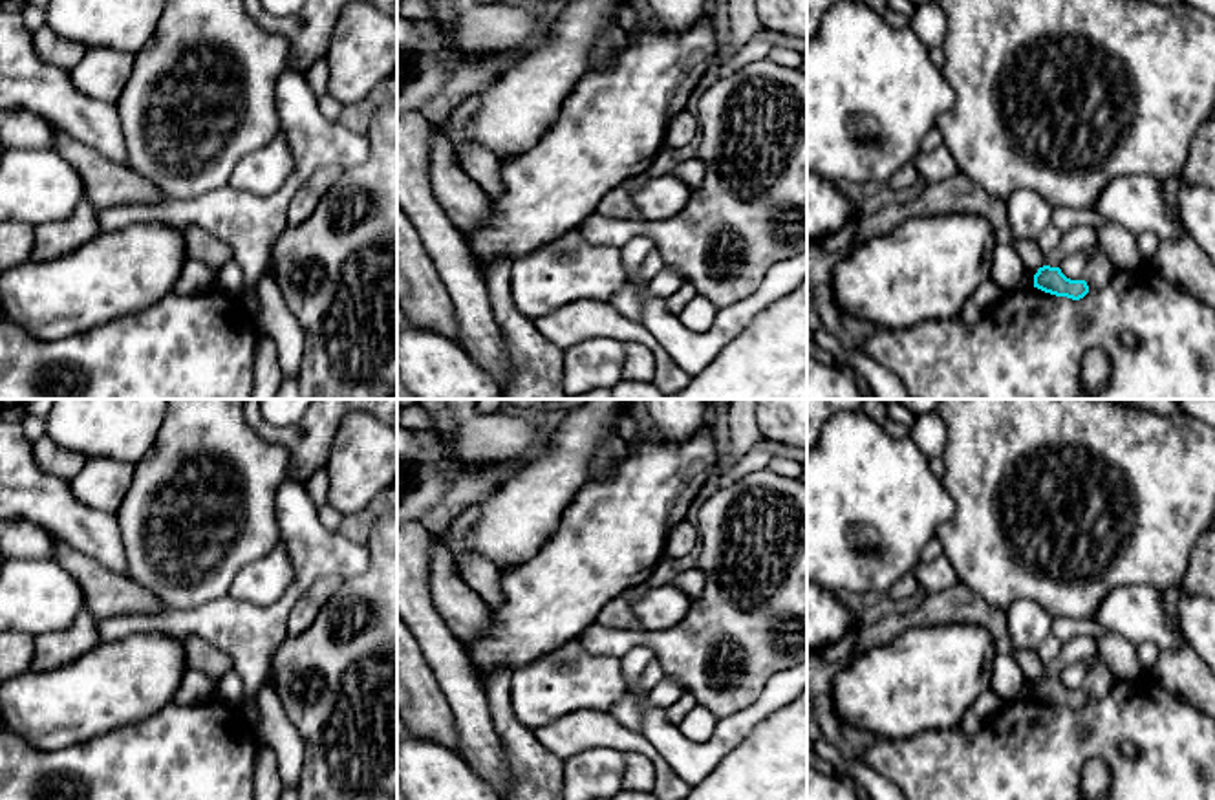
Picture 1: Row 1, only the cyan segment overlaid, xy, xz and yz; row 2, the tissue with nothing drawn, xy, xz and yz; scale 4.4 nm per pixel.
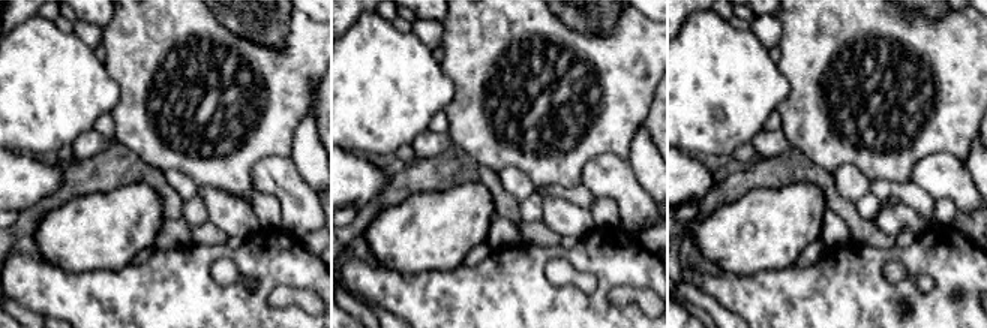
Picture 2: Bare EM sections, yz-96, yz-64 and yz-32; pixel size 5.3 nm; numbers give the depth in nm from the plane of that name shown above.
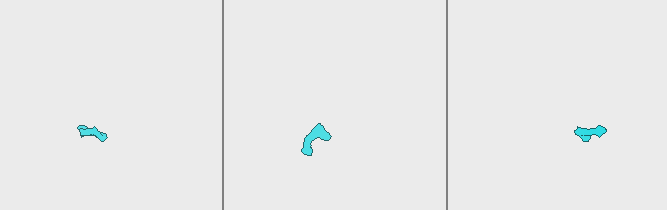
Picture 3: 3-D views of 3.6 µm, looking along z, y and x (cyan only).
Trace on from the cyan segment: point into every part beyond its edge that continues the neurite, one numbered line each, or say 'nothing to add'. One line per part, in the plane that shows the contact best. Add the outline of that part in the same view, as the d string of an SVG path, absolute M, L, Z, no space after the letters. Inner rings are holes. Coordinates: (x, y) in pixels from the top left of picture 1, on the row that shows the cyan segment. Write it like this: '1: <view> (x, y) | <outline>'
1: yz (959, 194) | M961 170L950 179L930 183L913 201L887 205L875 214L862 214L851 249L871 238L889 234L911 218L946 214L973 214L984 218L997 243L1012 245L1027 271L1036 275L1045 265L1045 254L1038 240L1016 238L1012 234L1005 200L990 194Z

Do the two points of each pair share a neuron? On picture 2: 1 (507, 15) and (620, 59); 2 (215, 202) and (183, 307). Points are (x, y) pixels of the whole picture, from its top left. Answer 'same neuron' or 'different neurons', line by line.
1: same neuron
2: different neurons

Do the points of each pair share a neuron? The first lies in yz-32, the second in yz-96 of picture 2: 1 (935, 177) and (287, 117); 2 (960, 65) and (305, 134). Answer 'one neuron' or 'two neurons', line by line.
1: two neurons
2: two neurons

